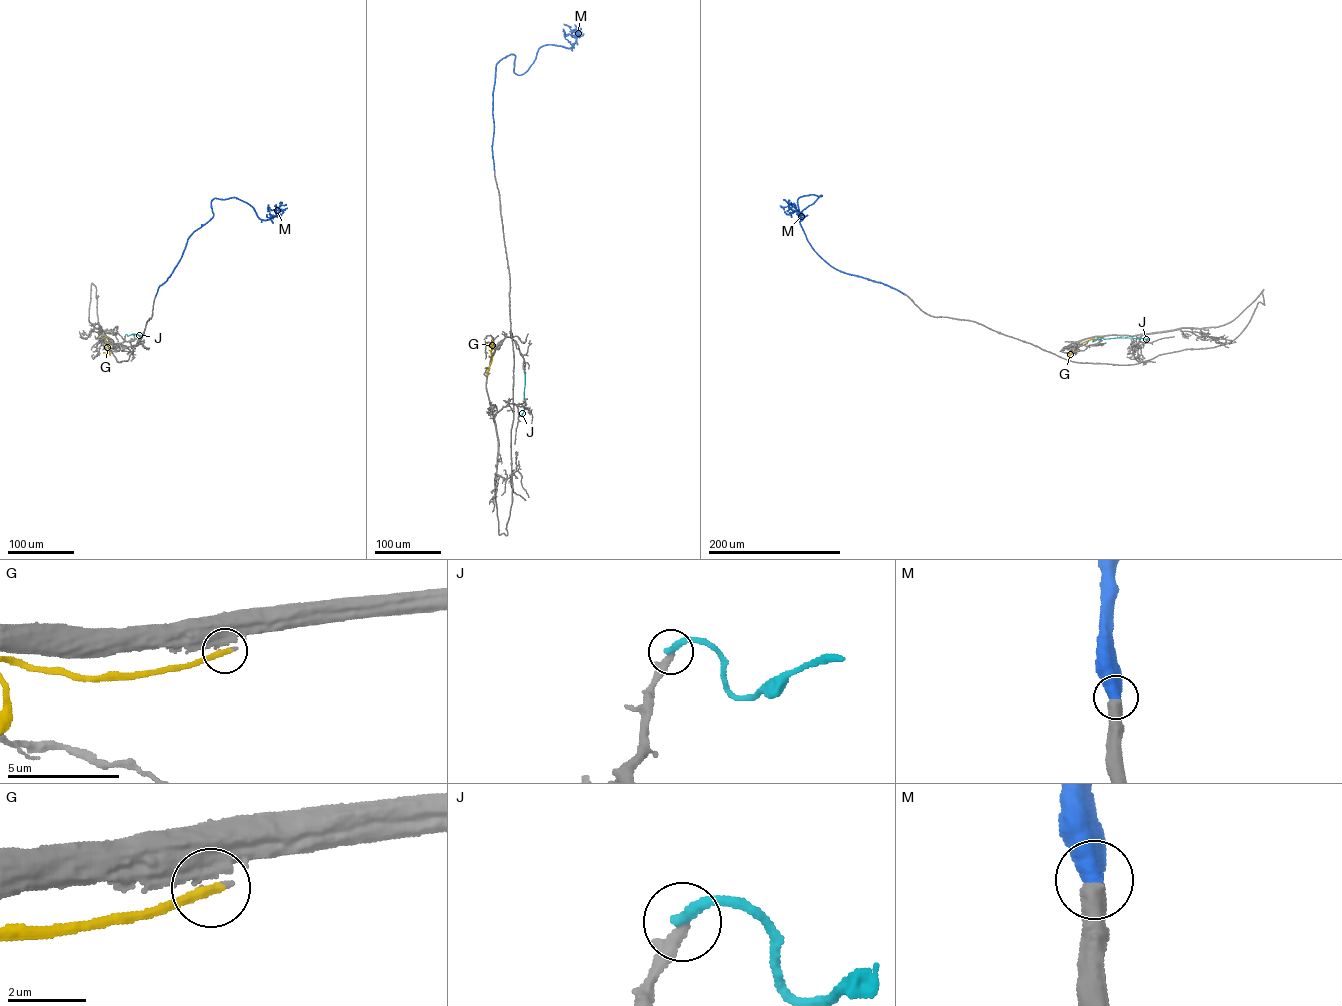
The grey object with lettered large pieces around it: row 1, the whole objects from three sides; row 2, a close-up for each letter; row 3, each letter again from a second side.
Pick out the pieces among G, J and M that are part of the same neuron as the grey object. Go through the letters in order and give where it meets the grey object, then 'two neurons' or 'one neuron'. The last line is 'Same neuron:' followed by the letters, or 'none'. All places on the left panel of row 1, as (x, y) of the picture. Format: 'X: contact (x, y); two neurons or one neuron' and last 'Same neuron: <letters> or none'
G: contact (100, 334); two neurons
J: contact (125, 334); two neurons
M: contact (155, 296); one neuron
Same neuron: M

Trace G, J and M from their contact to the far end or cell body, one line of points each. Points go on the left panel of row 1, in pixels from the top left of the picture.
G: (100, 334), (109, 340), (109, 351), (103, 352)
J: (125, 334), (137, 334), (140, 338)
M: (155, 296), (190, 235), (212, 217), (214, 199), (240, 199), (262, 219), (278, 213), (266, 214)

